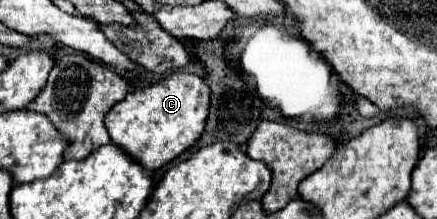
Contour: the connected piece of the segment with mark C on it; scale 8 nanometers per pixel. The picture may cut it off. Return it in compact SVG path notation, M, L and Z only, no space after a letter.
M176 71L118 101L106 115L106 129L114 145L122 145L130 157L138 157L138 161L146 165L146 171L154 171L176 159L200 139L208 117L208 105L208 85L198 75Z

